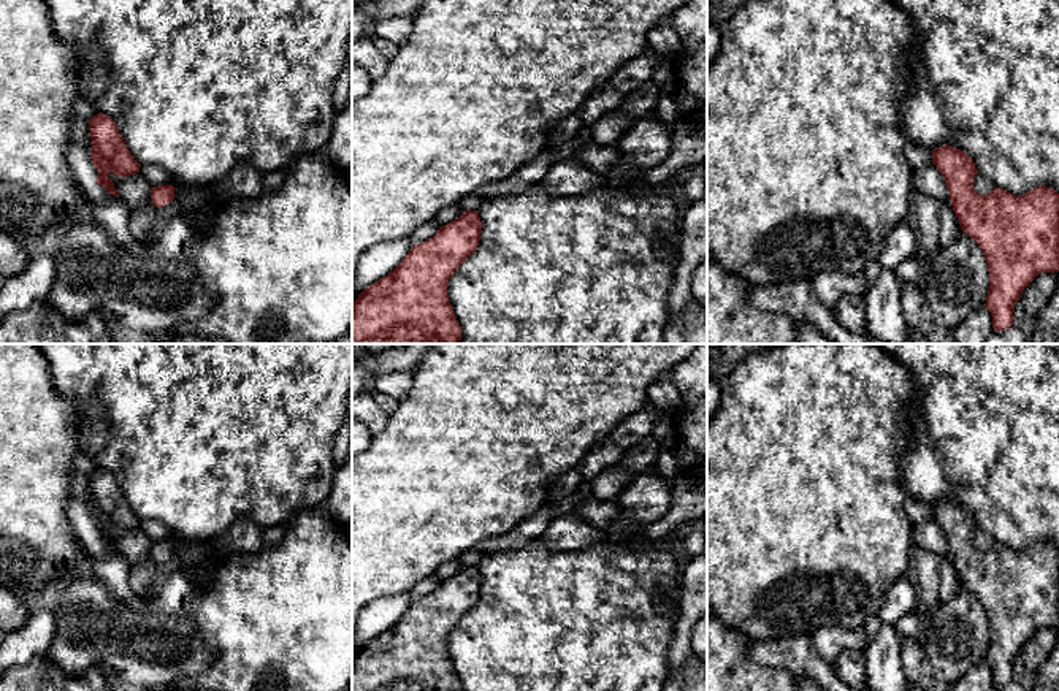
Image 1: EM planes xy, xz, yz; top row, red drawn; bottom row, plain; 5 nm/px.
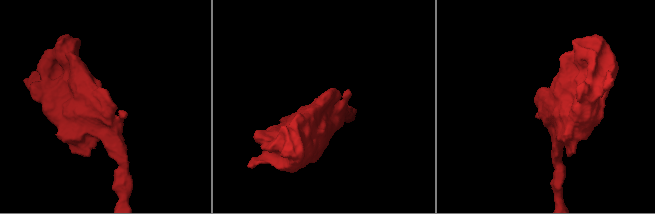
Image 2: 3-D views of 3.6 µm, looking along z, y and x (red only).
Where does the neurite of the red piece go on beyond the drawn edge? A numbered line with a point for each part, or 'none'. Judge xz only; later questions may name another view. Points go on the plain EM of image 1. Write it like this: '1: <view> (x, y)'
none

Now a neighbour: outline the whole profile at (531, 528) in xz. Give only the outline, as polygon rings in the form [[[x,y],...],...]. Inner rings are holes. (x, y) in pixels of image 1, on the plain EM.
[[[547,501],[534,515],[515,525],[507,534],[482,540],[479,545],[468,550],[465,555],[460,556],[463,566],[477,566],[487,553],[520,548],[528,545],[531,540],[539,539],[553,520],[552,509],[555,504],[556,502]]]

